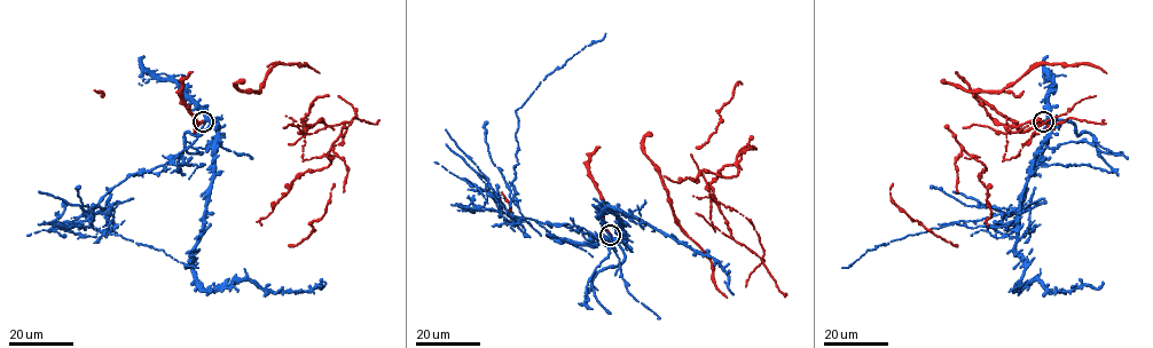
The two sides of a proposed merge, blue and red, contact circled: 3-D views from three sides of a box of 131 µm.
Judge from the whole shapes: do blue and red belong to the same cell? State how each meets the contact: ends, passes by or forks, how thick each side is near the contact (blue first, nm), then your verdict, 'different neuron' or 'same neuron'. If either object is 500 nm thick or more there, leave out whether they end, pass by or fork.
blue forks there; red ends there; 220 nm thick on the blue side, 360 nm on the other; different neuron

